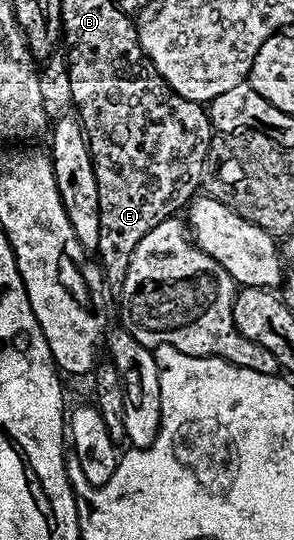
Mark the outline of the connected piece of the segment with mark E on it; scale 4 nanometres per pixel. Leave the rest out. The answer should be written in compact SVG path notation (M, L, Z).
M117 55L117 57L111 57L111 59L107 59L107 73L105 75L99 75L95 81L99 83L97 85L97 89L95 91L71 91L68 98L71 102L74 103L75 106L78 107L78 111L75 111L76 118L81 120L81 128L85 131L85 140L87 141L87 145L89 146L89 156L91 157L91 161L93 162L93 172L95 173L95 185L99 185L99 245L97 246L95 252L95 258L98 263L101 265L101 271L105 275L105 282L108 284L110 288L117 289L120 288L121 283L125 279L125 274L127 273L127 265L131 265L131 253L135 253L135 245L139 245L139 241L143 241L143 237L147 237L147 233L151 233L151 229L155 229L155 225L159 225L165 219L174 218L178 214L177 210L184 208L186 204L190 202L198 194L199 188L197 186L202 186L203 176L207 171L207 160L209 158L209 143L213 140L213 136L215 134L213 129L213 124L209 121L209 113L208 110L200 103L192 103L191 101L187 101L183 97L179 97L174 93L173 90L170 89L167 84L165 84L165 78L160 75L157 70L152 65L146 66L146 71L140 71L141 67L138 66L138 63L133 60L133 57L129 57L129 55Z

